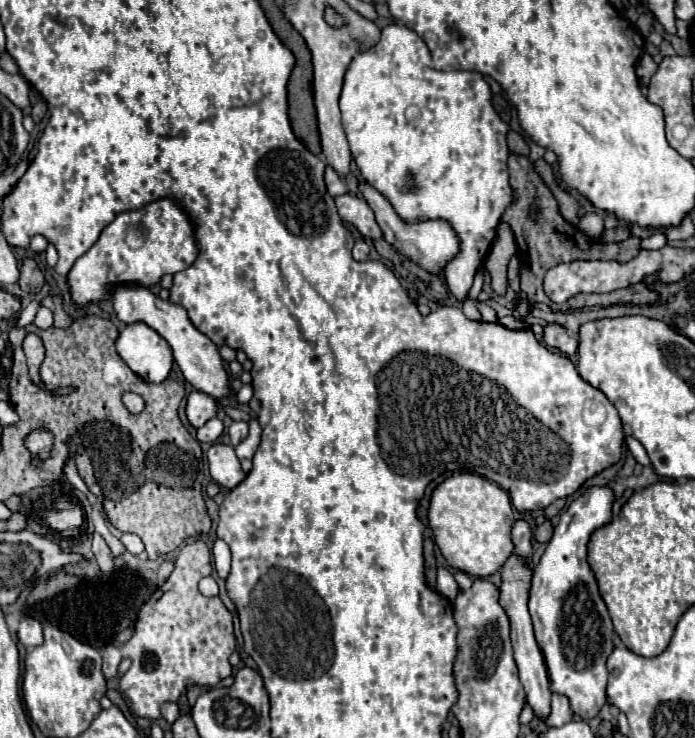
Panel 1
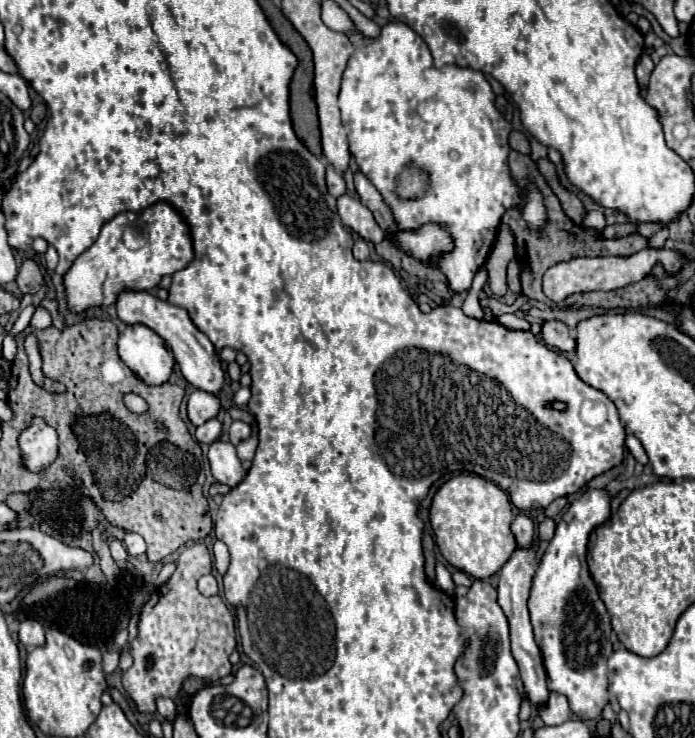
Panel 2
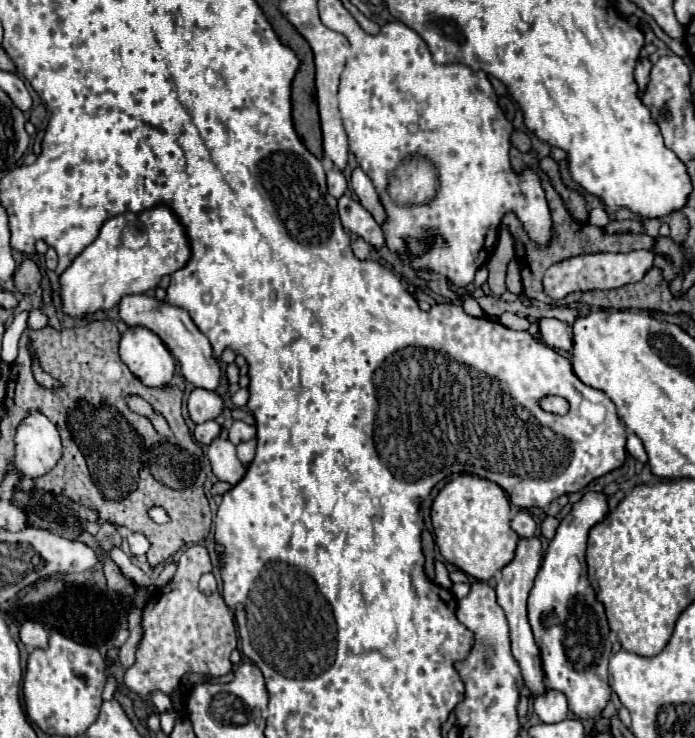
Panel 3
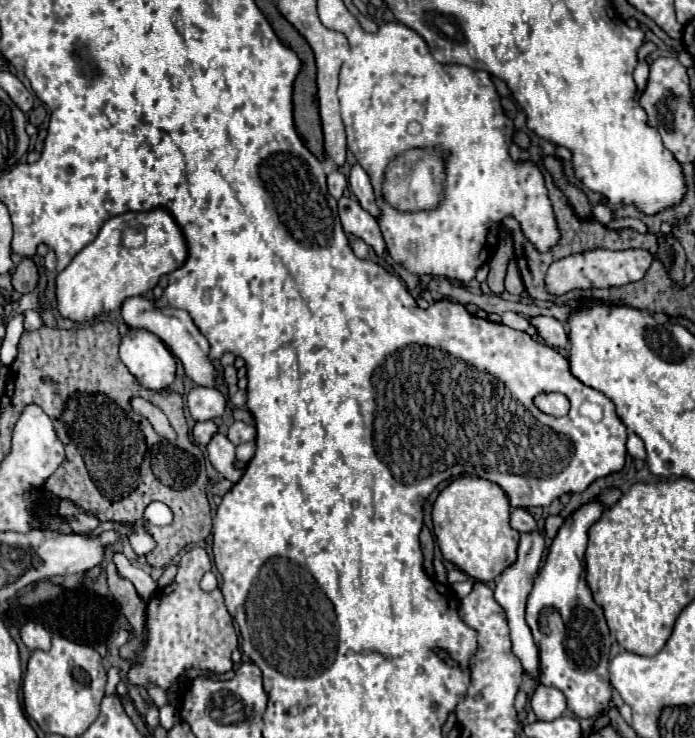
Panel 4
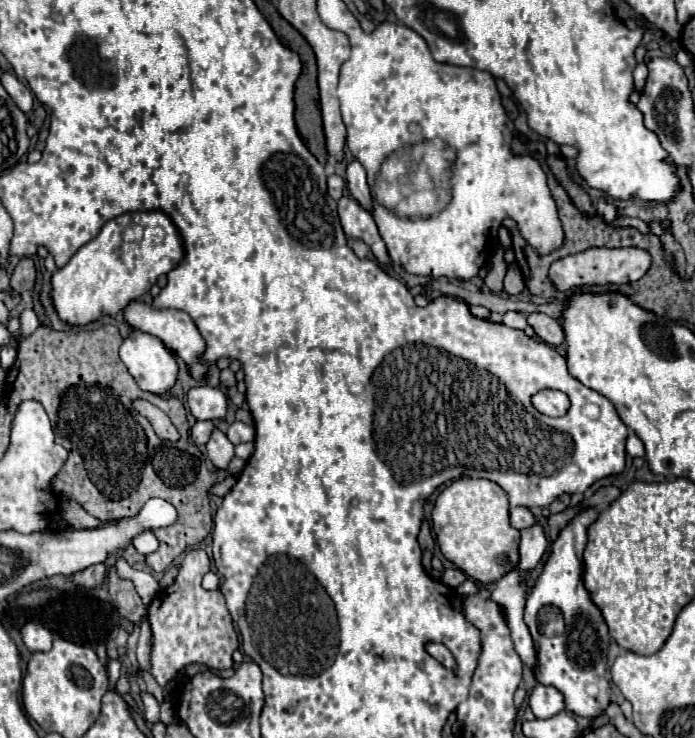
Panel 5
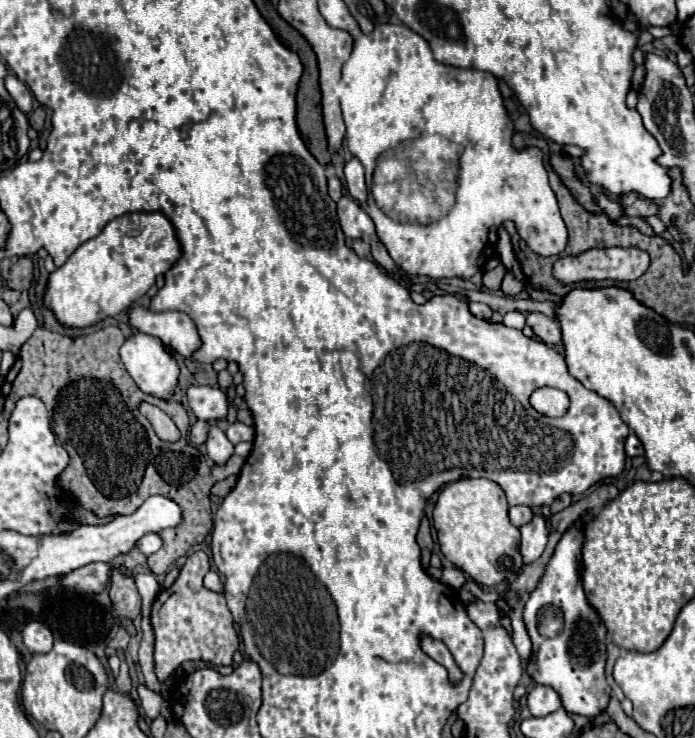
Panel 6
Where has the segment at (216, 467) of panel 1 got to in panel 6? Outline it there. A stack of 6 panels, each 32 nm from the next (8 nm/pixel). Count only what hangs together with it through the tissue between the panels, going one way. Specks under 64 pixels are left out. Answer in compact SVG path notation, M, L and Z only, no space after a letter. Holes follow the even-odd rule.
M212 424L208 430L206 448L208 448L208 456L216 464L226 464L226 460L234 454L234 444L226 438L226 434L216 424Z

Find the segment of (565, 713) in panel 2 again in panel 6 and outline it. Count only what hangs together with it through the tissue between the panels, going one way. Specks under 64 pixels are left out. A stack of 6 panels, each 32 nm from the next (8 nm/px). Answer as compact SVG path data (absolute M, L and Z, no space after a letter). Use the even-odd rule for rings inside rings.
M534 686L526 694L526 704L528 704L532 716L546 716L548 712L554 712L556 708L562 706L558 694L546 686Z

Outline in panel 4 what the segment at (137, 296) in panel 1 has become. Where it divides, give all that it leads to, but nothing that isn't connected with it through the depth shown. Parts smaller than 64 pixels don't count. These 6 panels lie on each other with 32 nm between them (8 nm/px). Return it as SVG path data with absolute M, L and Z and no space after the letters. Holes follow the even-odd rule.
M136 296L136 298L128 298L124 302L122 318L130 328L142 328L142 330L156 334L168 346L168 350L184 364L186 376L190 380L194 380L198 386L212 386L214 366L206 356L208 354L208 340L200 334L200 330L196 328L196 324L188 316L188 312L176 310L176 308L156 308L154 302L146 300L142 296Z

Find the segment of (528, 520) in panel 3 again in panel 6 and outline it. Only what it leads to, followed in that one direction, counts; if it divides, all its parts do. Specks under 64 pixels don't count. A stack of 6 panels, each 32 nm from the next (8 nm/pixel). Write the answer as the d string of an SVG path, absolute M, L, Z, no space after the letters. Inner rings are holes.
M510 506L508 514L510 514L510 522L520 528L532 518L532 508L530 506Z

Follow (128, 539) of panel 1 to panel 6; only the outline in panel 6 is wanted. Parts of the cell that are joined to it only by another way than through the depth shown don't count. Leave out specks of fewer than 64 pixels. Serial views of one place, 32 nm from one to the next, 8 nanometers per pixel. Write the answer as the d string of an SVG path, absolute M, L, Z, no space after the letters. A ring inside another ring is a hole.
M148 534L148 536L144 536L142 540L140 540L140 544L138 544L138 550L140 552L144 552L146 556L148 554L154 554L154 552L158 552L160 548L162 548L162 538L158 536L158 534Z

